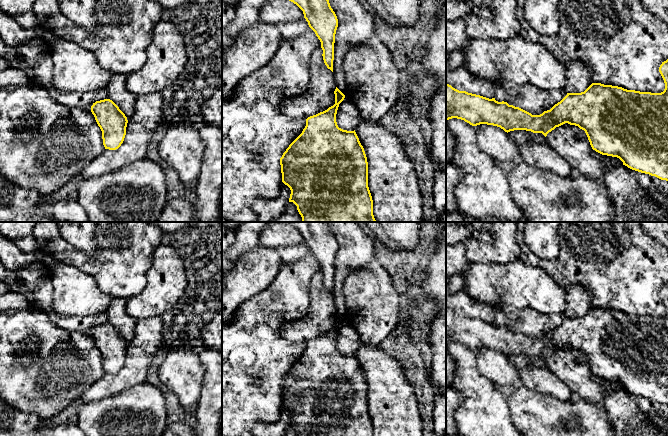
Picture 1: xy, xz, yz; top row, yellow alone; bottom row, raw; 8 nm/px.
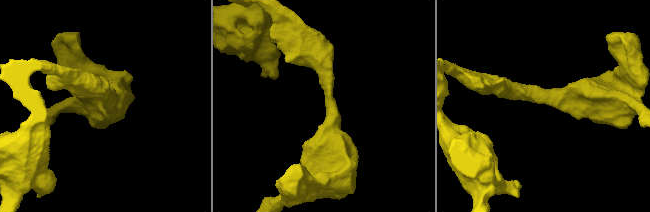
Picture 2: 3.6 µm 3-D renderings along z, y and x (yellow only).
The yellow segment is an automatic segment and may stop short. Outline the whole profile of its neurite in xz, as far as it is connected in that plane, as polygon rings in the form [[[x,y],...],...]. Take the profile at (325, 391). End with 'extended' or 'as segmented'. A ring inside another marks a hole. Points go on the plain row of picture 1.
[[[337,311],[334,318],[335,328],[323,336],[308,341],[306,343],[306,350],[302,357],[289,369],[280,382],[282,406],[290,412],[291,418],[289,426],[293,426],[297,430],[298,436],[373,436],[373,424],[368,411],[367,381],[355,354],[347,355],[338,351],[336,346],[336,338],[339,328],[344,324],[345,319]]]; as segmented

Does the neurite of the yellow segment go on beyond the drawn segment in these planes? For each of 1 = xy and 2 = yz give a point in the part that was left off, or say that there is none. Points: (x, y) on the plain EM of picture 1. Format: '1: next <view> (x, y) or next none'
1: next none
2: next none

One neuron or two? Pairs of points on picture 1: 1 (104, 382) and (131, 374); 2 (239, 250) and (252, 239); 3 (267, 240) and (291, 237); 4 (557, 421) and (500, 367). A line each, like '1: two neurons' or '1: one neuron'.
1: one neuron
2: one neuron
3: one neuron
4: one neuron

